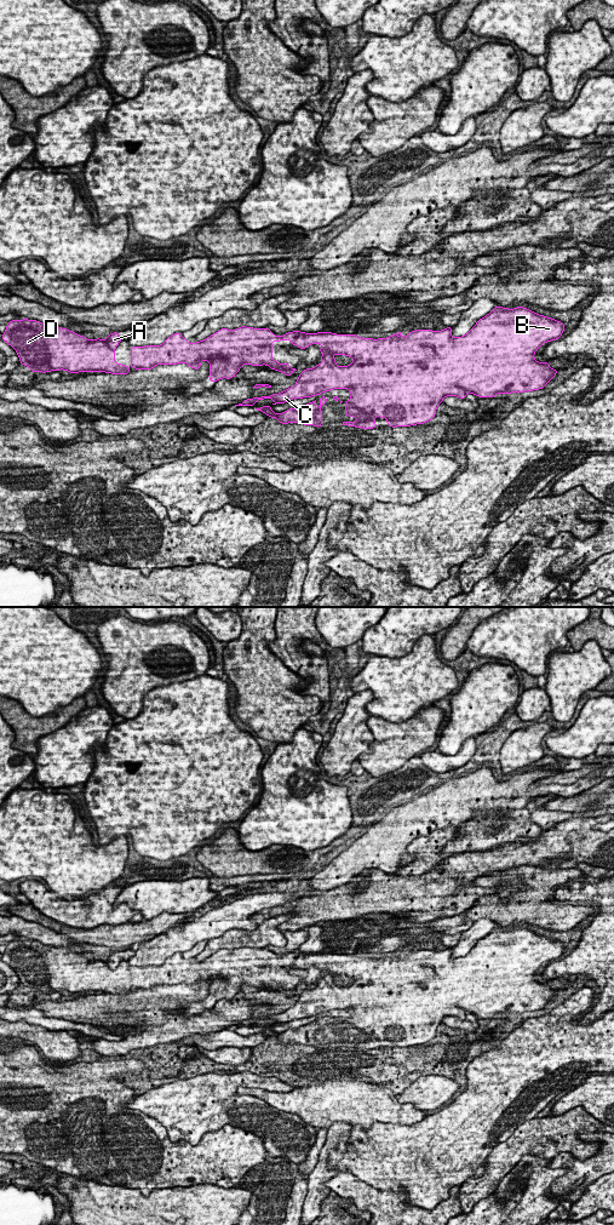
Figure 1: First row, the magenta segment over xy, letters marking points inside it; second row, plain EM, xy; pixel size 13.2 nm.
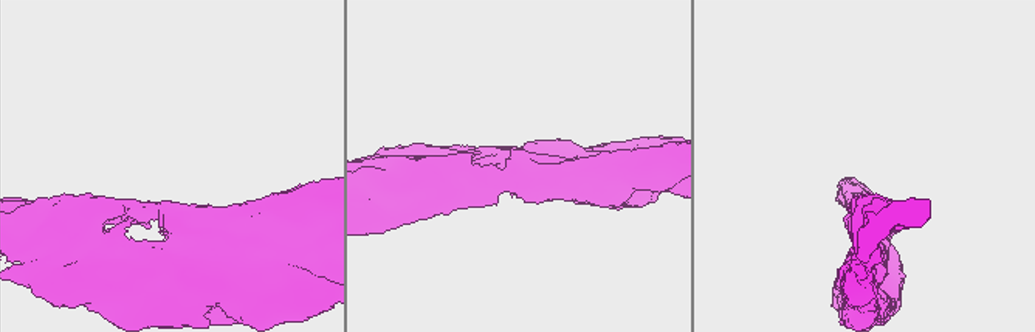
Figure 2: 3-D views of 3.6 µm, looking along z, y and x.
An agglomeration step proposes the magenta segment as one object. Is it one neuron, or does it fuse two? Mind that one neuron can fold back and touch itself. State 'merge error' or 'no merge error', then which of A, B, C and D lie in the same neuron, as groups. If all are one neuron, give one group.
merge error; groups A / B C D

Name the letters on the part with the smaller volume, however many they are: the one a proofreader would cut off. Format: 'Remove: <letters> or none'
Remove: A

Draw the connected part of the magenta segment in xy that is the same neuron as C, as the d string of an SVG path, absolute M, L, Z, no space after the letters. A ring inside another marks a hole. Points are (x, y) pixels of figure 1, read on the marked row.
M497 305L489 314L480 319L476 325L461 337L453 338L453 327L441 331L417 330L406 337L401 332L388 338L360 338L356 333L337 334L332 332L305 333L300 331L274 336L268 327L253 328L240 326L230 331L220 328L203 340L187 342L180 332L166 338L161 345L131 347L131 365L124 366L115 362L115 349L110 349L105 339L88 340L86 337L62 327L45 325L36 320L12 320L6 325L2 340L11 345L23 366L31 372L68 371L79 372L105 372L111 374L128 374L130 368L153 370L157 365L187 364L194 370L200 370L201 362L206 360L210 366L210 382L222 378L231 379L242 365L260 367L266 365L270 370L283 372L291 377L295 368L289 364L280 364L272 359L272 342L291 340L292 345L306 349L310 344L321 344L319 353L322 365L316 364L314 368L304 370L295 384L282 393L269 396L253 397L236 406L249 406L264 399L271 399L276 403L285 403L293 399L316 396L334 389L349 389L350 400L345 402L345 414L355 417L356 422L343 422L343 425L373 429L377 428L374 417L386 417L386 424L391 428L424 424L436 416L437 406L446 396L465 399L467 393L480 397L493 397L497 394L524 393L544 389L544 387L557 374L549 362L538 362L534 353L543 343L560 339L564 332L564 325L544 315L539 315L527 308L513 309ZM334 354L346 355L355 361L349 366L338 366Z

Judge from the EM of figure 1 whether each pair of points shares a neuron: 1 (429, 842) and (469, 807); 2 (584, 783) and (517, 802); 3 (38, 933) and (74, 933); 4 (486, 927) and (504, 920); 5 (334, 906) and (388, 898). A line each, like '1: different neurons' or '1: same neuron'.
1: different neurons
2: same neuron
3: different neurons
4: different neurons
5: same neuron

